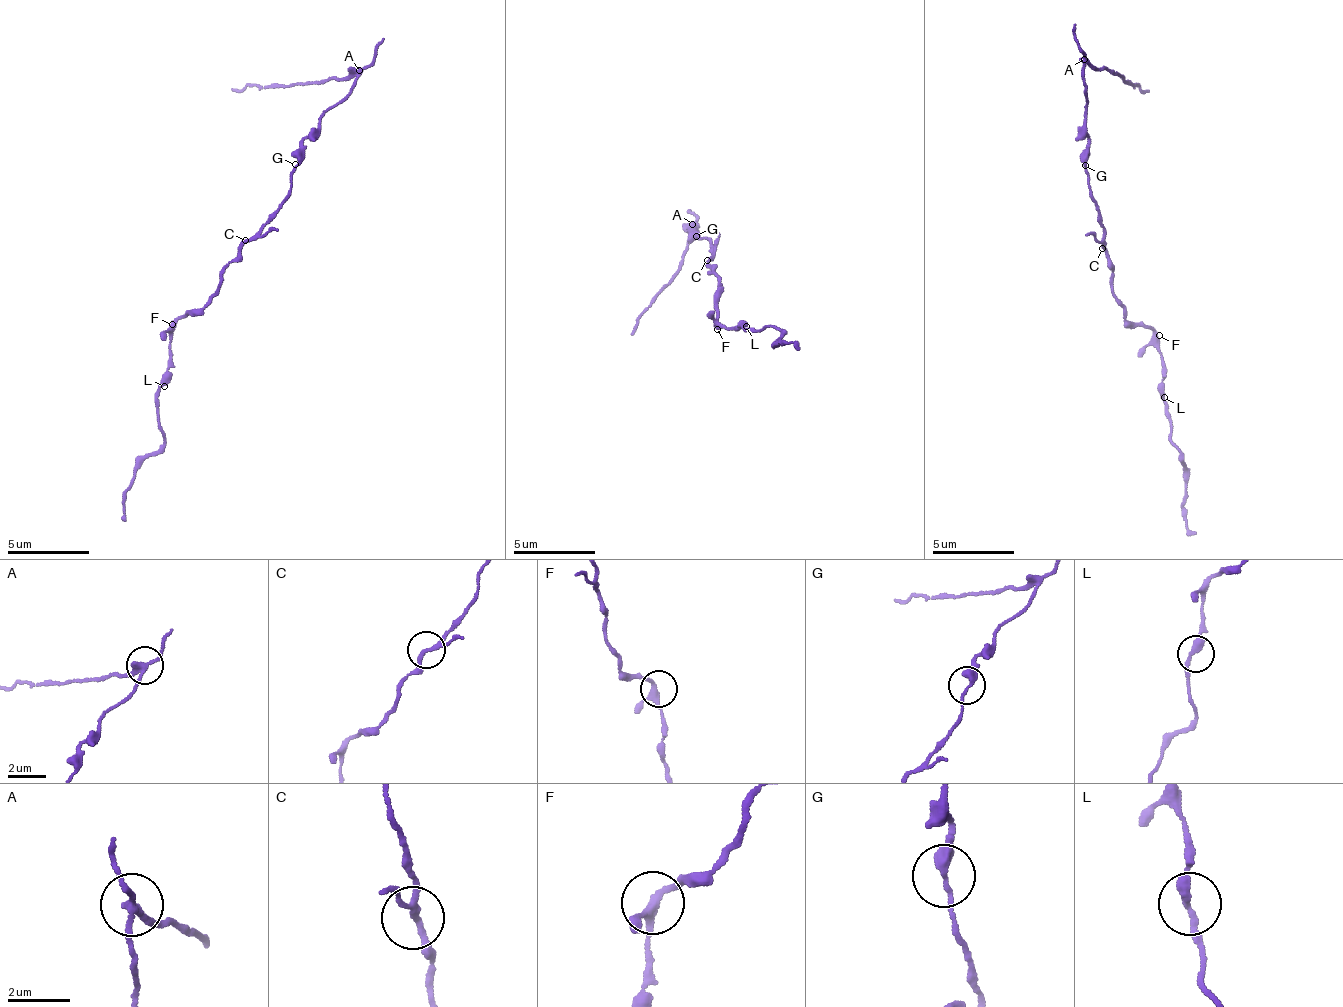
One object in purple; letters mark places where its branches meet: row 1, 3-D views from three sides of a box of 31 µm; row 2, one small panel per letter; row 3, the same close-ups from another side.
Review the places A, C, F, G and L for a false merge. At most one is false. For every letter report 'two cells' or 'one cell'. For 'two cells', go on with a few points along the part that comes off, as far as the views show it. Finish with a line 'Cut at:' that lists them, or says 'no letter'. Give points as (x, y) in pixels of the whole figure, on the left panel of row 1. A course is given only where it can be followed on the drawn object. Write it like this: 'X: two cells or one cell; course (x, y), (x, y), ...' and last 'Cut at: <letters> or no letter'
A: two cells; course (358, 71), (318, 82), (232, 88)
C: one cell
F: one cell
G: one cell
L: one cell
Cut at: A

